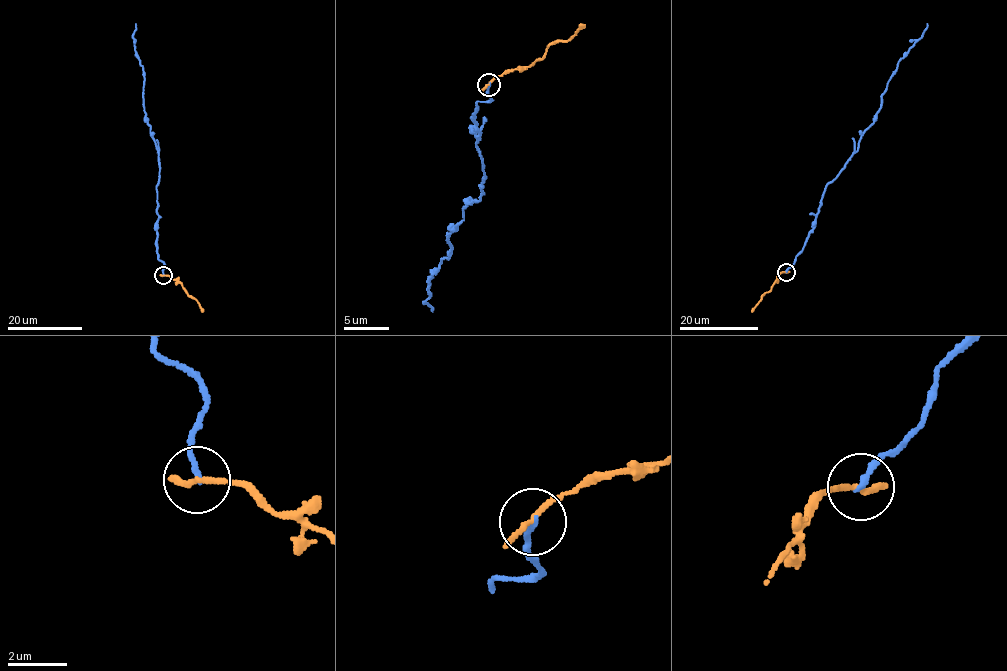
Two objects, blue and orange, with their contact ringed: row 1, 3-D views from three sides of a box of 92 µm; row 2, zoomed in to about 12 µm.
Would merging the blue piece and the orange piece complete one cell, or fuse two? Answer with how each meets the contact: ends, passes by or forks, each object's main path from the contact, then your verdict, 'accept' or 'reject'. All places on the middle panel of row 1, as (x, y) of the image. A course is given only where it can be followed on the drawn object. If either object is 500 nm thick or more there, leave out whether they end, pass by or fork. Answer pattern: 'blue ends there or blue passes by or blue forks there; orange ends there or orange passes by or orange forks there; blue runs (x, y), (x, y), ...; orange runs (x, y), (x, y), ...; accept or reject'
blue ends there; orange passes by; blue runs (489, 84), (490, 100), (477, 103), (473, 113), (482, 196), (447, 233), (451, 251), (427, 288), (431, 309); orange runs (489, 84), (500, 75), (538, 60), (550, 44), (566, 41), (583, 23); reject

